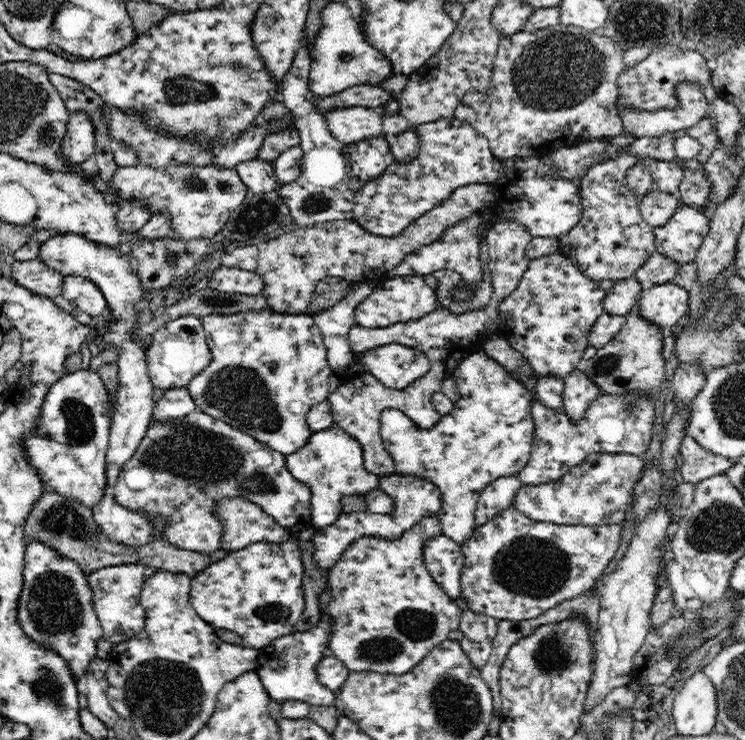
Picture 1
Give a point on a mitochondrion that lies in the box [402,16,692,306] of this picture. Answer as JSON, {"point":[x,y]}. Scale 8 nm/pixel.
{"point":[561,70]}

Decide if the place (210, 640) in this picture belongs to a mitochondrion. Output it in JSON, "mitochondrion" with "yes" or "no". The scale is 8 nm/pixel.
{"mitochondrion":"no"}

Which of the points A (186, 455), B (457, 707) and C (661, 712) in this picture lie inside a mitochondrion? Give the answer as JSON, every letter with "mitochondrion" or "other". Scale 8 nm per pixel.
{"A":"mitochondrion","B":"mitochondrion","C":"other"}

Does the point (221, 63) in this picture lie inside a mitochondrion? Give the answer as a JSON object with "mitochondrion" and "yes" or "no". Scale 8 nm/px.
{"mitochondrion":"yes"}

